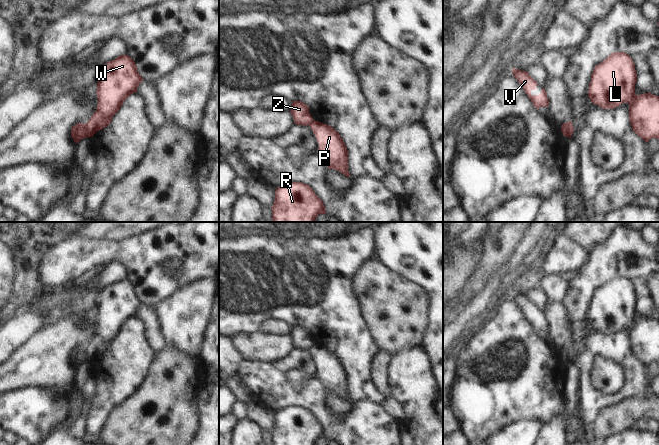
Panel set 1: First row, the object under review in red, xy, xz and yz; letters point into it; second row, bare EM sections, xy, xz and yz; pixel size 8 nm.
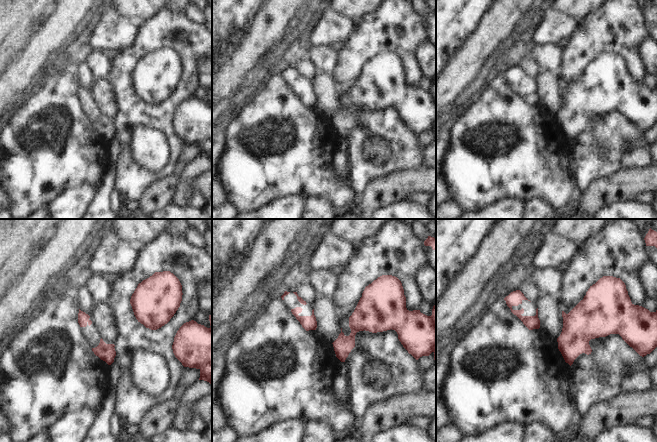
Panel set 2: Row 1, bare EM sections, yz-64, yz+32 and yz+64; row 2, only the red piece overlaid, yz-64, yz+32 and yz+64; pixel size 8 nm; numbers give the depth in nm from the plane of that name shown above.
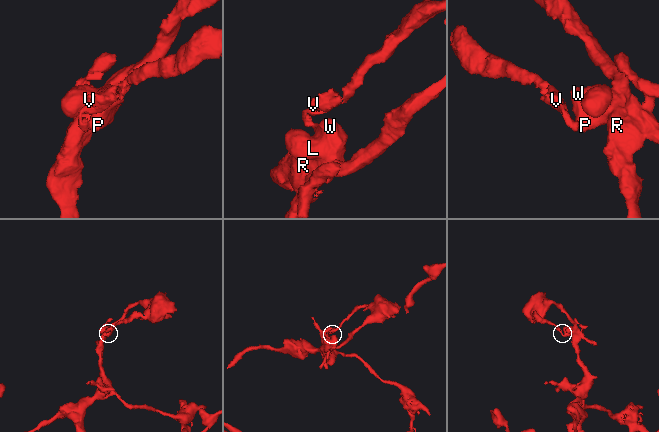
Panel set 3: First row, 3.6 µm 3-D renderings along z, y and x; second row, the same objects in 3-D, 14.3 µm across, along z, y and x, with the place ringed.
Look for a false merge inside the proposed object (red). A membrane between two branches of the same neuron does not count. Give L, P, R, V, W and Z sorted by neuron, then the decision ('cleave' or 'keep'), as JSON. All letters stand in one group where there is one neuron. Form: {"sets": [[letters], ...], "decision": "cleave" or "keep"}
{"sets": [["L", "P", "R", "W"], ["V", "Z"]], "decision": "cleave"}

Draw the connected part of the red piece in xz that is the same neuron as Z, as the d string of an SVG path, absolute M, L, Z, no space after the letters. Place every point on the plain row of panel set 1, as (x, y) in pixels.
M292 325L290 337L296 349L310 349L313 342L309 337L309 331L301 325Z

